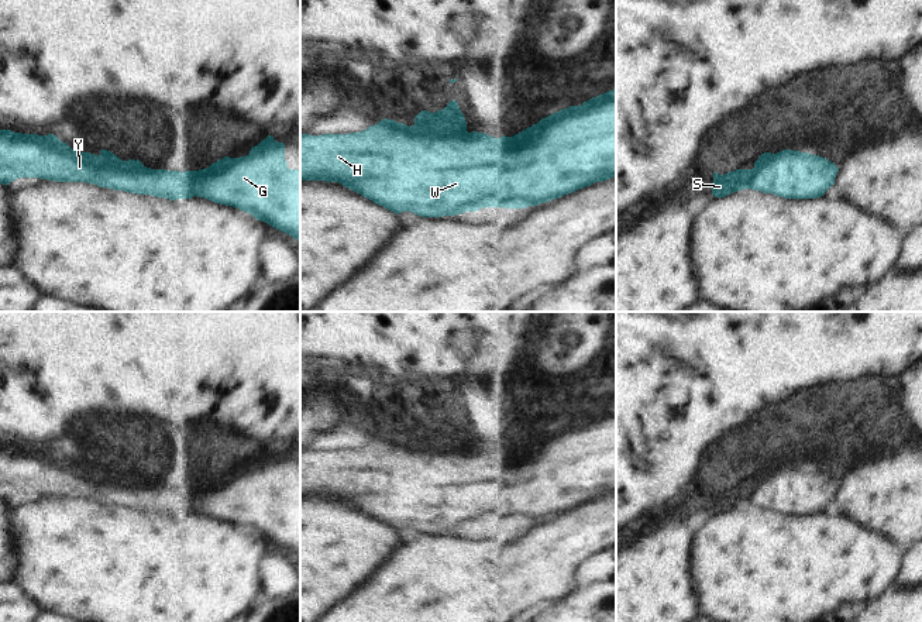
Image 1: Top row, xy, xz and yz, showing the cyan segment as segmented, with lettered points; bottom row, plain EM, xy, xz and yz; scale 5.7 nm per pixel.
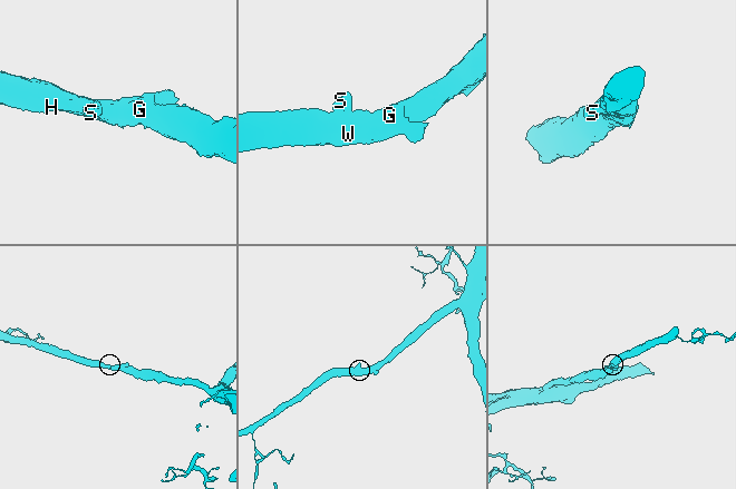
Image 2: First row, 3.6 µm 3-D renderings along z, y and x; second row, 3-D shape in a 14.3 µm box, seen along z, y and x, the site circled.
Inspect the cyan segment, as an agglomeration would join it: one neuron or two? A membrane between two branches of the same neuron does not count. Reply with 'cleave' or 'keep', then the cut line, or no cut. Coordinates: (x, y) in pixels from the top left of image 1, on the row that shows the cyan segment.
keep | no cut

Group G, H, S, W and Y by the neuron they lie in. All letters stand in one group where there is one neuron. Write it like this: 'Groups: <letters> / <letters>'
Groups: G H S W Y

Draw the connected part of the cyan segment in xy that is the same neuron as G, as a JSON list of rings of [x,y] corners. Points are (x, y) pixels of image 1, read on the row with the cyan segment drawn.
[[[0,130],[0,183],[18,178],[39,178],[55,182],[86,182],[100,188],[178,200],[204,197],[214,203],[237,207],[257,220],[281,230],[300,243],[300,169],[289,169],[285,144],[268,135],[250,154],[240,158],[224,157],[199,171],[151,169],[140,159],[123,161],[102,150],[99,155],[72,150],[56,135],[23,134]]]

